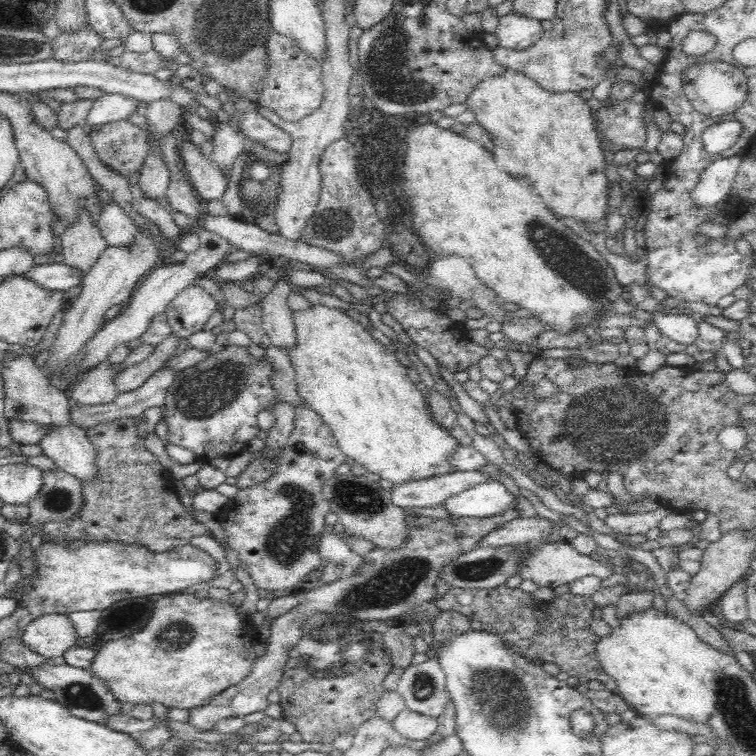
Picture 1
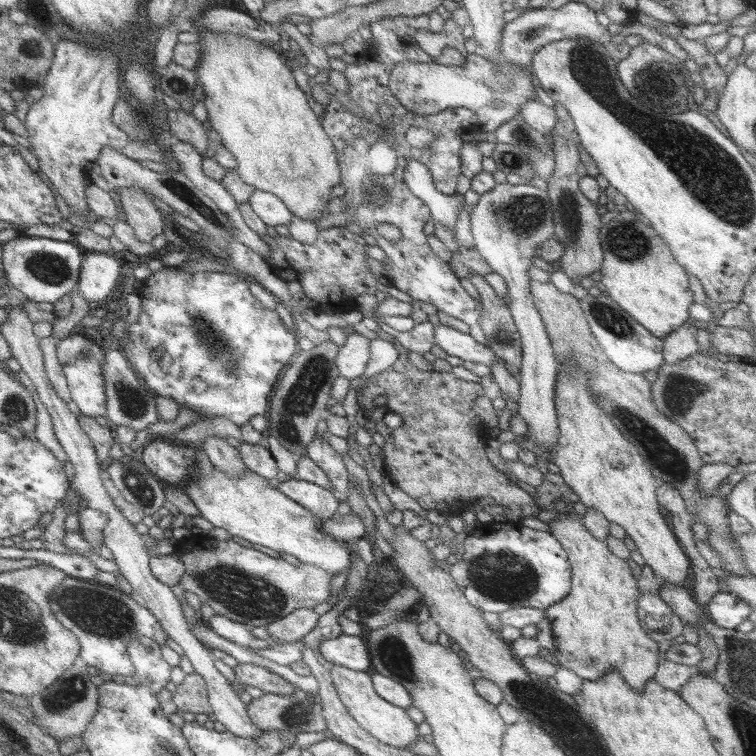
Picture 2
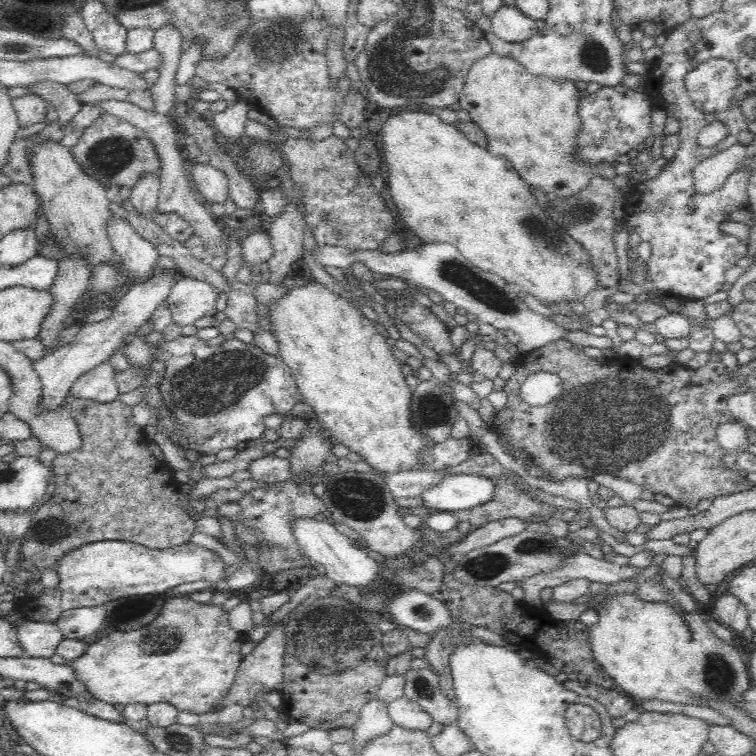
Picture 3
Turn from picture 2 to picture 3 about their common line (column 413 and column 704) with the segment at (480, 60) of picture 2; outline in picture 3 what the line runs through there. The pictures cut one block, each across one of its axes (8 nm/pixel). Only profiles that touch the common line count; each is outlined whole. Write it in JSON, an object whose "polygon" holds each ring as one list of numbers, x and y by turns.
{"polygon":[[710,58,687,73,684,85,694,107,710,116,728,109,741,78,738,67,731,60]]}

